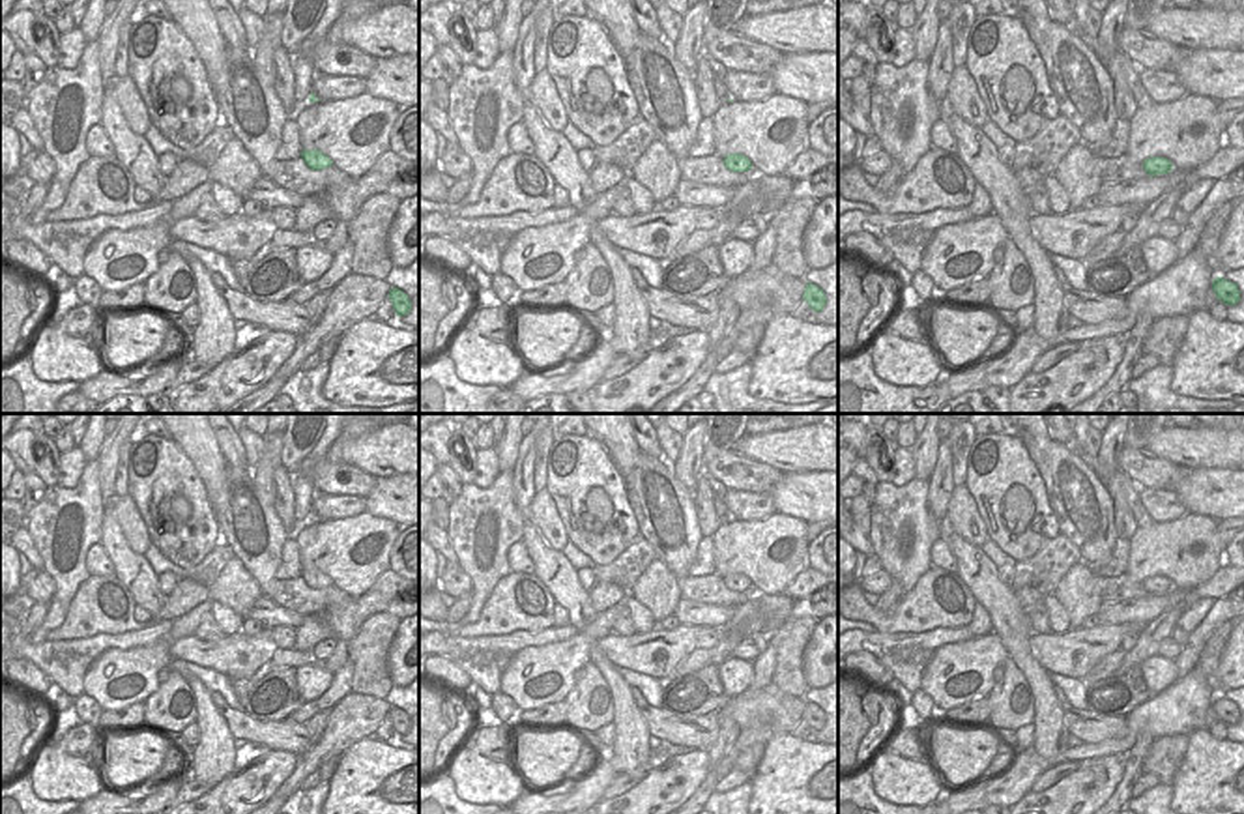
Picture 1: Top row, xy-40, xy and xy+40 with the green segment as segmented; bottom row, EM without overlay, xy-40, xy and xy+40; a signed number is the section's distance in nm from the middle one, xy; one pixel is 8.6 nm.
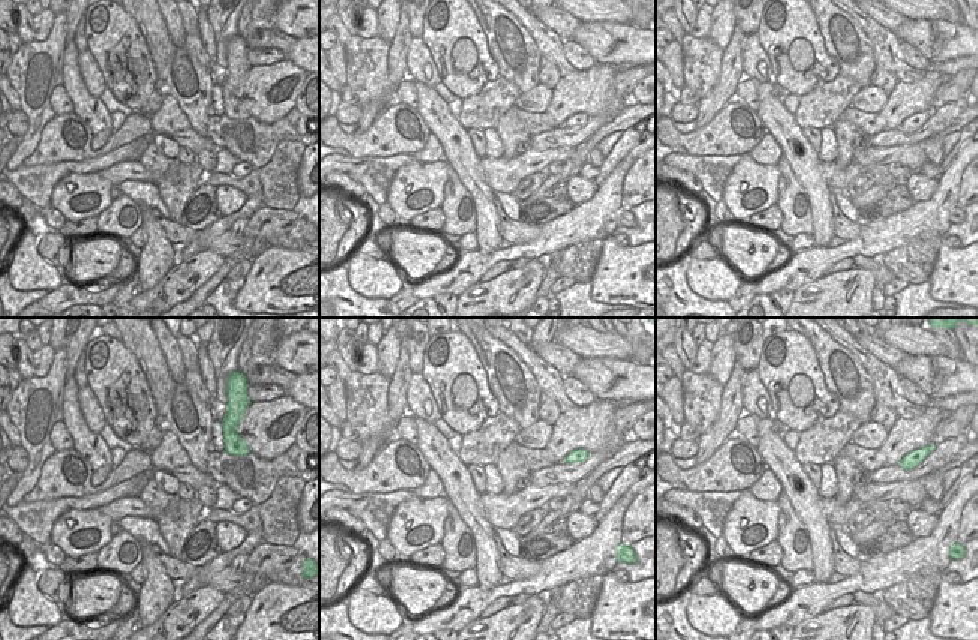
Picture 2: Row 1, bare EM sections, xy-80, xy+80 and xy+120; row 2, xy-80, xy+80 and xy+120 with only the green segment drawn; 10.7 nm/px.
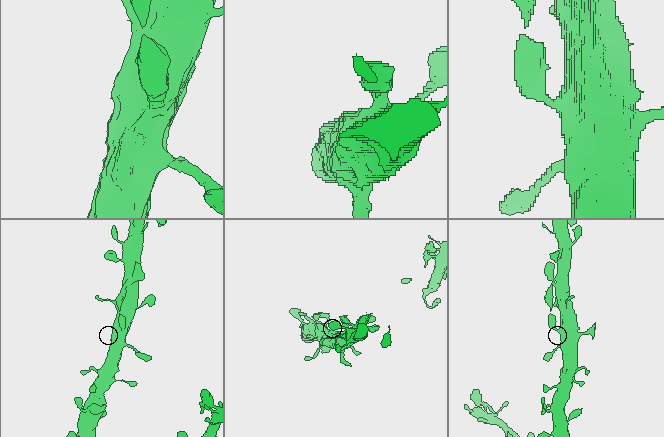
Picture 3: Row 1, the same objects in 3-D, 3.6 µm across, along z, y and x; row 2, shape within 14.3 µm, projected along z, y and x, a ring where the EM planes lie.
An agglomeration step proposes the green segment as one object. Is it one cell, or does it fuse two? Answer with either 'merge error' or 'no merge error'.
no merge error

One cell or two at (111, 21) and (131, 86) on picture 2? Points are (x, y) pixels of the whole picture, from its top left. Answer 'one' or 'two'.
one

